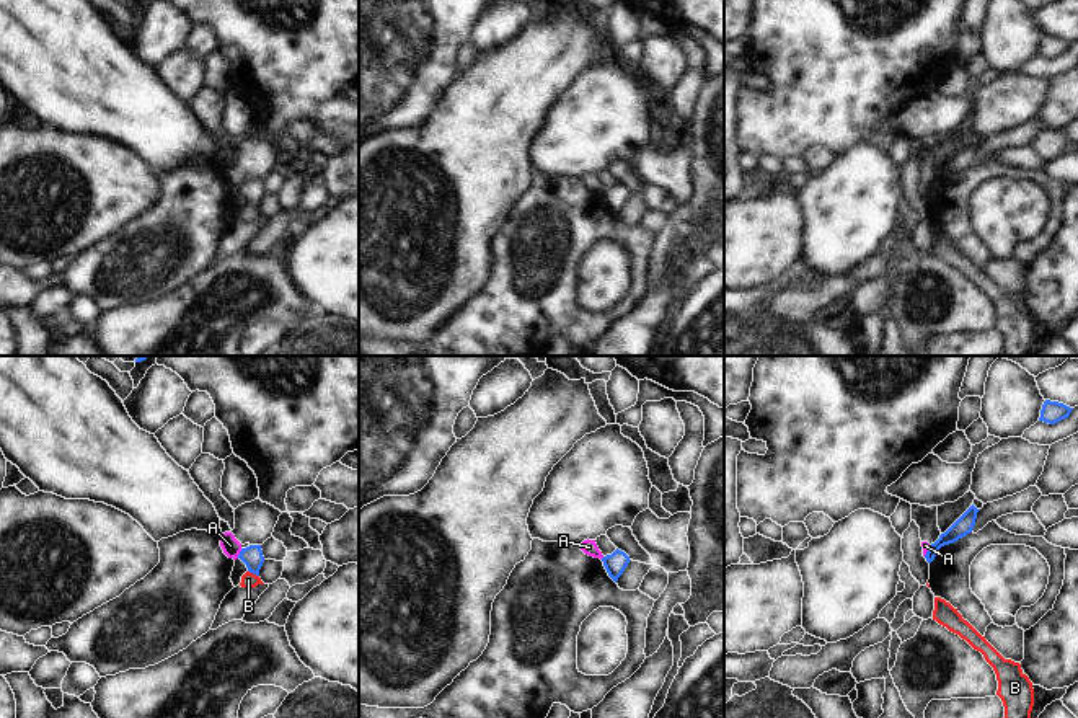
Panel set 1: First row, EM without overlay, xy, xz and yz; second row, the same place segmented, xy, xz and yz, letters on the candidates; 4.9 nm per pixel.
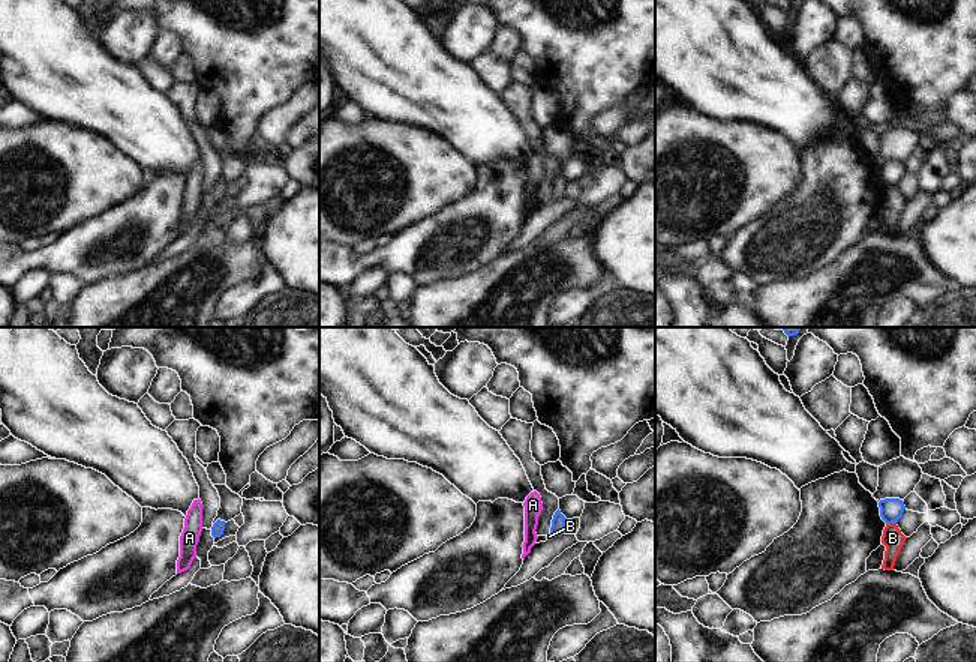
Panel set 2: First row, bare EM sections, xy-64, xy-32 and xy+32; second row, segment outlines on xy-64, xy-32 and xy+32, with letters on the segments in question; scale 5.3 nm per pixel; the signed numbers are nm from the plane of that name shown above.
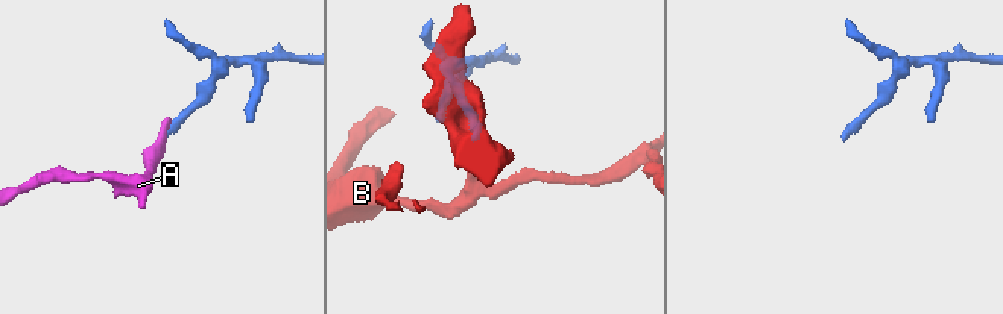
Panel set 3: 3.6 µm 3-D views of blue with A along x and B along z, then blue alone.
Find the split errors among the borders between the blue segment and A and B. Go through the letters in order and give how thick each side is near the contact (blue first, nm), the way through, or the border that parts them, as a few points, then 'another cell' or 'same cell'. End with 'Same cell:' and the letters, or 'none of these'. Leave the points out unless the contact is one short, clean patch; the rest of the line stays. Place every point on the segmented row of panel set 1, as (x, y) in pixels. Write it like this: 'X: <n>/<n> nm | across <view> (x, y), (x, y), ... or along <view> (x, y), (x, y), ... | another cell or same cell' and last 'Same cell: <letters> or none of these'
A: 100/90 nm | along xy (242, 549), (237, 557) | another cell
B: 100/80 nm | along xy (248, 570), (258, 576) | another cell
Same cell: none of these

